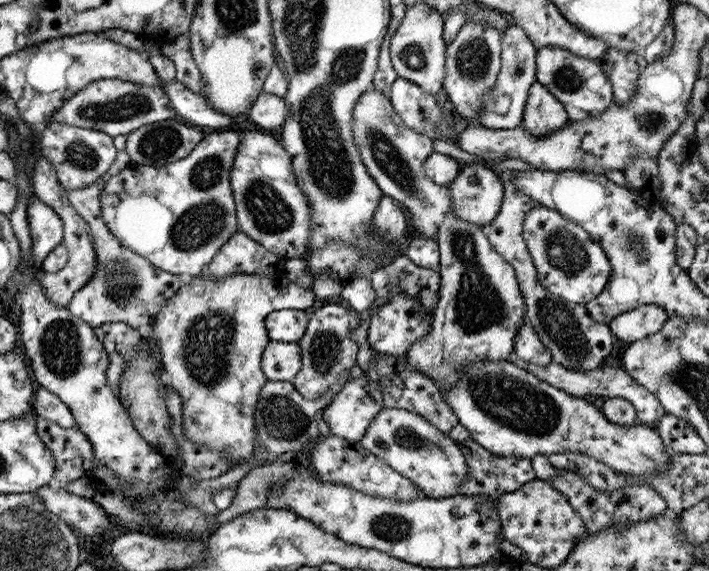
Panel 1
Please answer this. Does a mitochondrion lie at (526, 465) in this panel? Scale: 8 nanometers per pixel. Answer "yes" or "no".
no

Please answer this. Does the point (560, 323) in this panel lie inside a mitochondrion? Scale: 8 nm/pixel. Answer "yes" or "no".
yes

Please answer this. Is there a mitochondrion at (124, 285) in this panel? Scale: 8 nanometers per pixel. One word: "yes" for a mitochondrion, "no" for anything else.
yes

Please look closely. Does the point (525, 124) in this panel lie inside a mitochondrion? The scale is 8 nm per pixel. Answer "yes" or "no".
no

